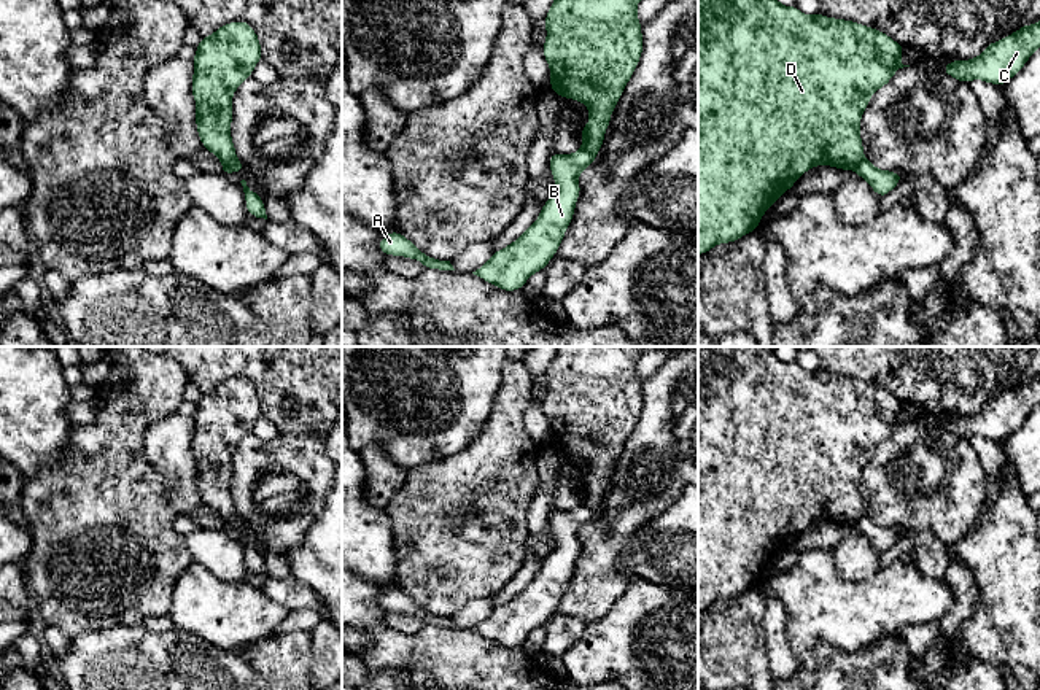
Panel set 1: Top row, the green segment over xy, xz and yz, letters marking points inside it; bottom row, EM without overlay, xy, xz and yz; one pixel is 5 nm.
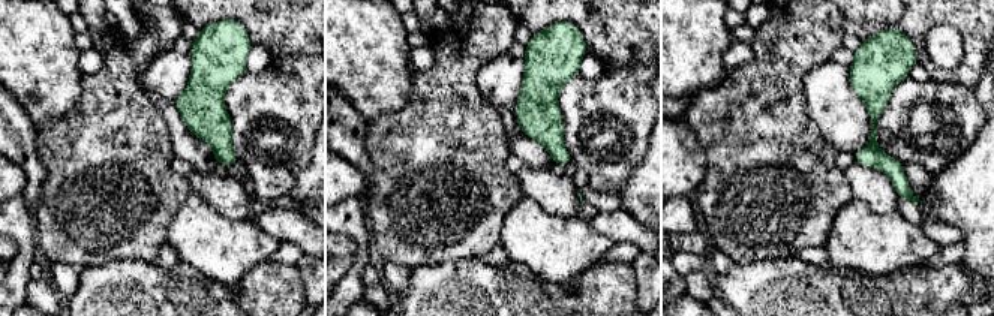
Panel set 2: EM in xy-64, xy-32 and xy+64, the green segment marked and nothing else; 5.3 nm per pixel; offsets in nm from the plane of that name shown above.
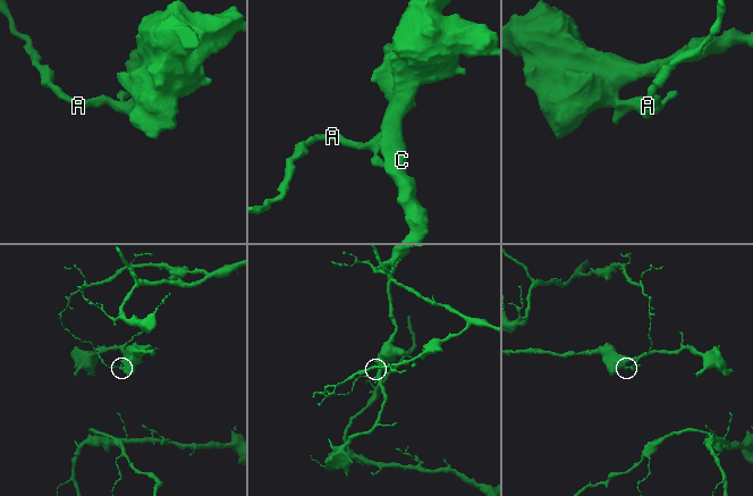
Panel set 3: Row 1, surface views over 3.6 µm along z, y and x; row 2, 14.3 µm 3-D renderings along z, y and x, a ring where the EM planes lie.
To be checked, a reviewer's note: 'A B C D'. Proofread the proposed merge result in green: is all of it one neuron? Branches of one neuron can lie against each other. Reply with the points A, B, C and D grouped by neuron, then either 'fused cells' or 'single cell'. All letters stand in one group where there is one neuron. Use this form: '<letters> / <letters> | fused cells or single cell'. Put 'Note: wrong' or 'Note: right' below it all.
A B / C D | fused cells
Note: wrong

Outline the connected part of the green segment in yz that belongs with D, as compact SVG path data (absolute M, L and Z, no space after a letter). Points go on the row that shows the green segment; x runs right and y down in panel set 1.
M698 0L698 254L708 253L719 243L736 242L759 229L763 213L809 169L832 165L840 170L856 170L863 161L862 113L870 97L884 87L897 70L910 67L900 62L903 49L905 46L873 27L821 13L808 16L795 5L784 6L778 0Z

